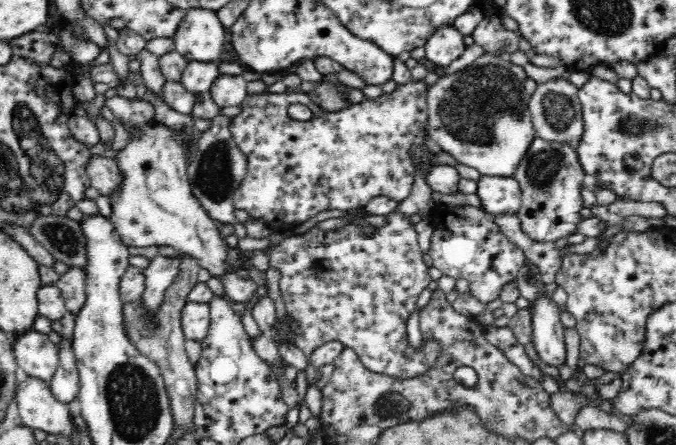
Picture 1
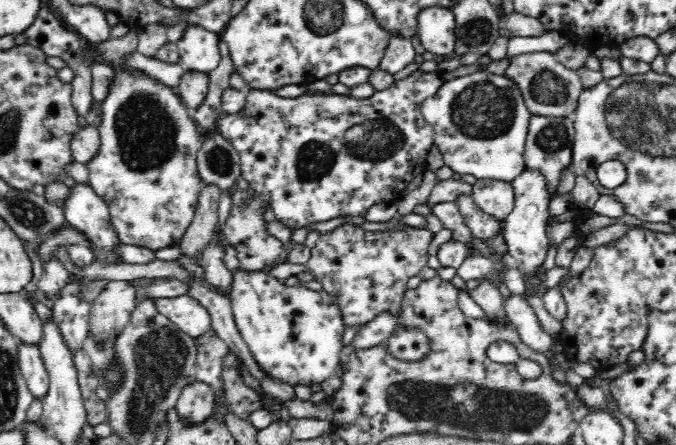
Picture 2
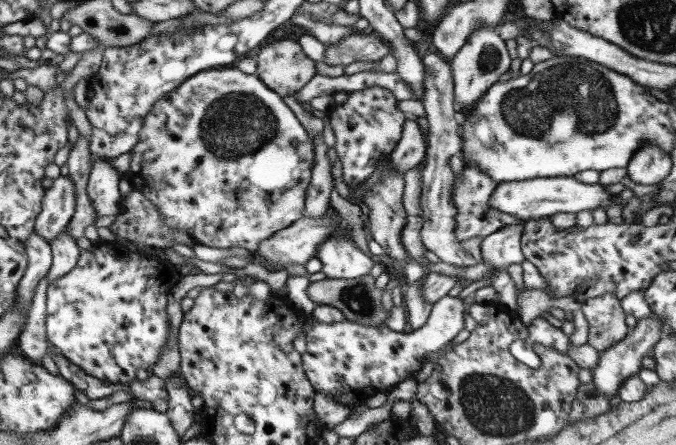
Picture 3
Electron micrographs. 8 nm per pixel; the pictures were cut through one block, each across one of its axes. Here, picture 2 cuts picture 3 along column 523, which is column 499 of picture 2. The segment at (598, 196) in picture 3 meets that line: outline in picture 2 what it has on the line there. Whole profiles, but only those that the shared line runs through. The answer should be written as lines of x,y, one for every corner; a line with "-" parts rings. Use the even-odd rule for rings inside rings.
478,179
472,188
471,195
476,206
497,221
502,221
512,212
515,192
511,182

